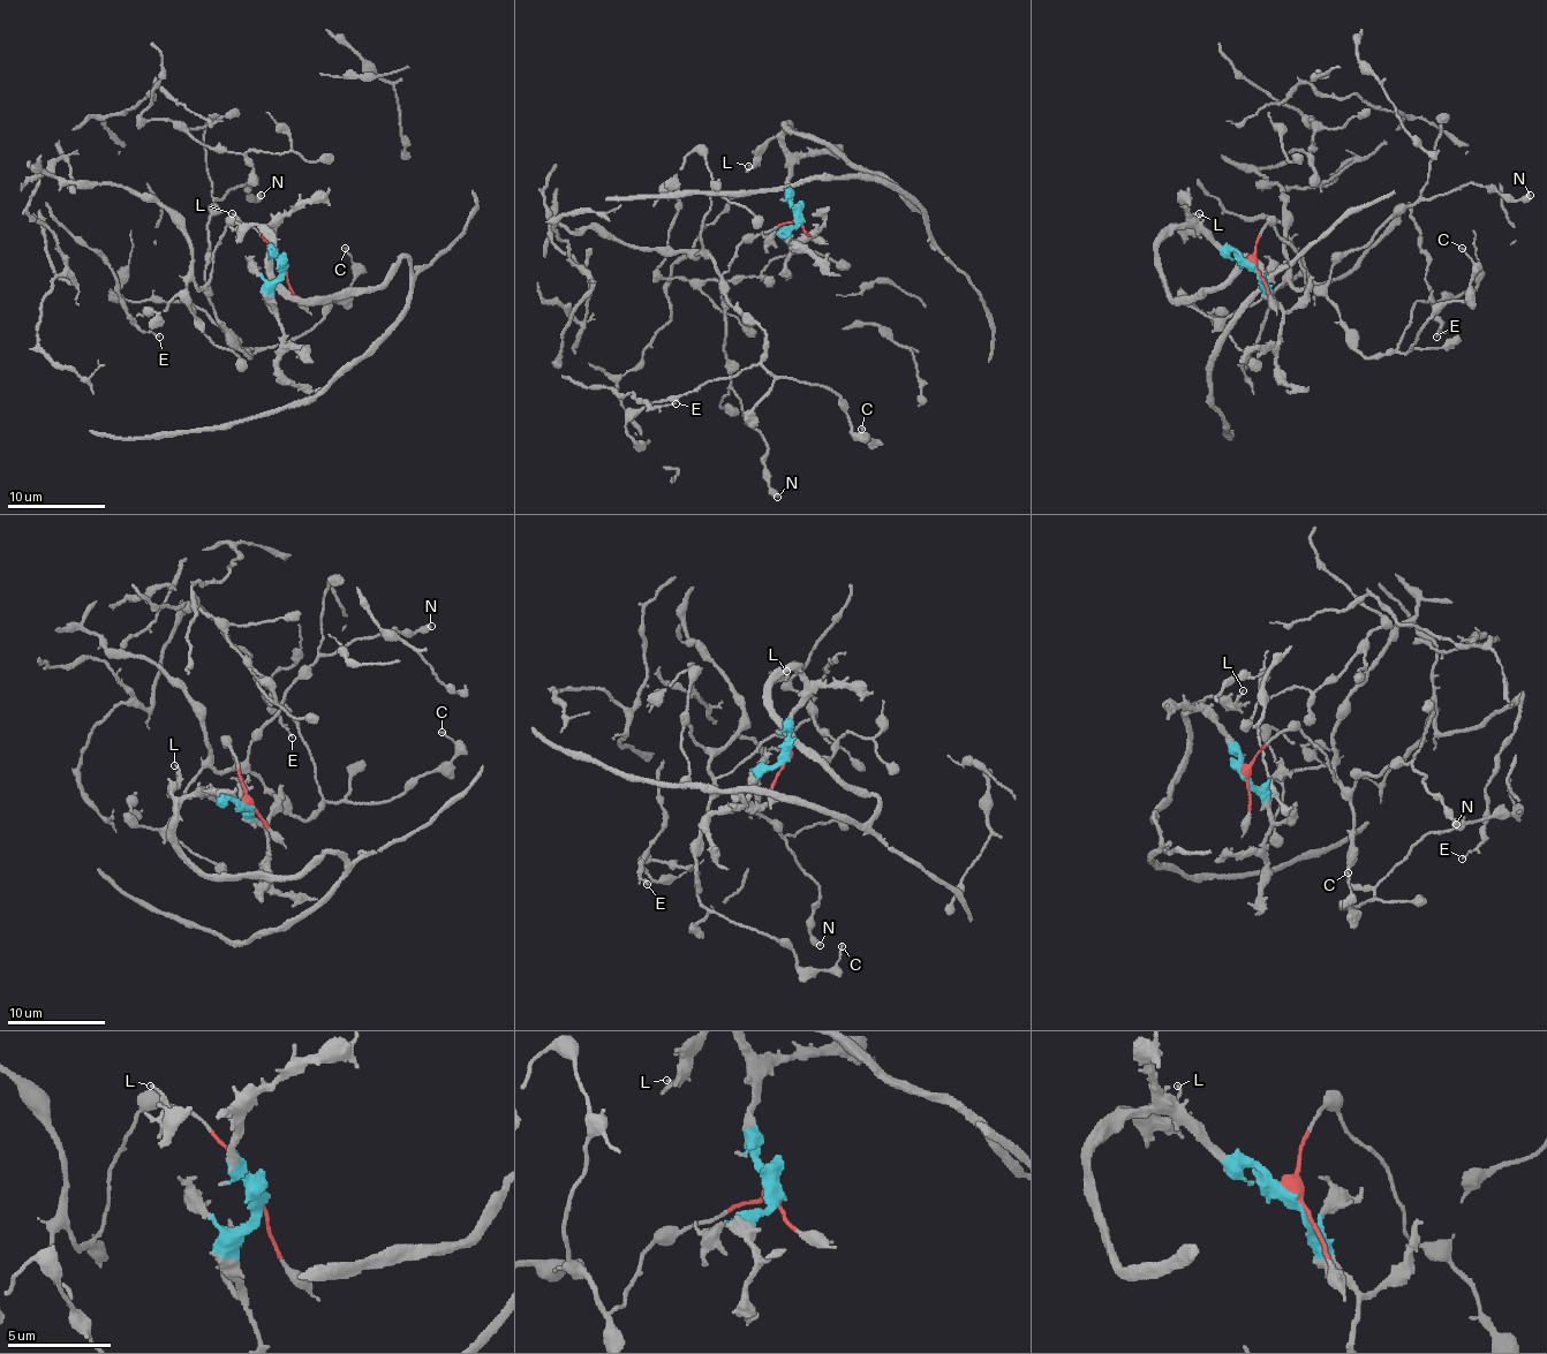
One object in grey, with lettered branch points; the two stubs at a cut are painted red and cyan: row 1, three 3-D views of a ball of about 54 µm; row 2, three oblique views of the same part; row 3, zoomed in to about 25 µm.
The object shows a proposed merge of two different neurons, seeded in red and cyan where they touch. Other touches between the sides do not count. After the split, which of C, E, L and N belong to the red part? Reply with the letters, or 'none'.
C, E, N

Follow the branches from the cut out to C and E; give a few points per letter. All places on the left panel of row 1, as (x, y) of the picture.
C: (281, 264), (253, 227), (229, 222), (213, 251), (205, 295), (249, 356), (312, 327), (354, 277), (345, 247)
E: (281, 264), (229, 222), (213, 251), (205, 295), (249, 356), (186, 301), (126, 301), (159, 337)

